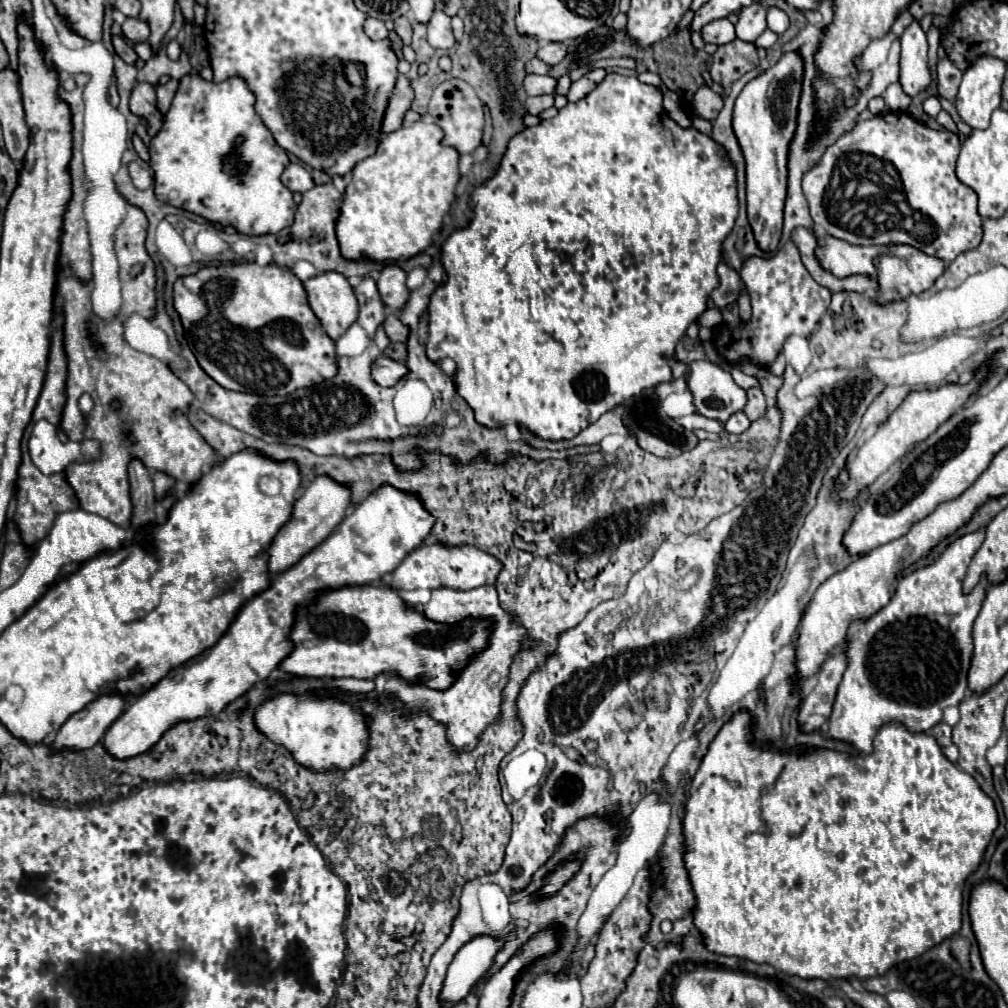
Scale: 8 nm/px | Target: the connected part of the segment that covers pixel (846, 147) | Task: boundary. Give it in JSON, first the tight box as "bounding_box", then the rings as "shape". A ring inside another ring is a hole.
{"bounding_box":[802,111,982,263],"shape":[[[888,111],[888,113],[880,115],[880,117],[872,117],[868,121],[858,121],[852,131],[844,133],[842,137],[838,137],[838,141],[824,151],[824,155],[818,161],[816,167],[812,167],[810,171],[804,173],[802,189],[804,189],[804,195],[806,195],[808,205],[810,205],[812,221],[814,221],[814,225],[824,227],[826,233],[836,235],[838,239],[848,239],[848,243],[856,243],[856,245],[906,243],[906,245],[912,245],[912,247],[928,253],[928,255],[934,255],[934,257],[942,259],[944,263],[950,263],[960,253],[976,249],[980,245],[980,241],[982,241],[982,217],[978,213],[978,195],[968,185],[960,183],[960,179],[956,177],[958,153],[960,153],[960,139],[958,139],[956,133],[952,133],[952,131],[934,131],[934,129],[930,129],[926,125],[920,125],[916,119],[908,117],[906,113],[892,113],[892,111]]]}

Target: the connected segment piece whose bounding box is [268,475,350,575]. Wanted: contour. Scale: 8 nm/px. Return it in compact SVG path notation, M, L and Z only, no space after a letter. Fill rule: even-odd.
M316 477L314 483L306 487L302 497L296 501L294 511L290 521L280 529L280 533L272 539L270 549L268 549L268 573L282 573L296 565L306 553L310 553L314 547L318 547L332 531L336 525L344 519L346 509L350 505L350 491L344 485L338 485L336 481L328 477Z

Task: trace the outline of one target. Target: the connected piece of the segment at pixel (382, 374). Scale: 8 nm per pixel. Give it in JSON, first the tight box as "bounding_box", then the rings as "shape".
{"bounding_box":[372,355,408,387],"shape":[[[380,355],[374,363],[372,363],[372,379],[382,385],[382,387],[392,387],[396,385],[398,379],[402,379],[408,373],[408,369],[404,367],[404,363],[398,363],[394,359],[388,359],[384,355]]]}

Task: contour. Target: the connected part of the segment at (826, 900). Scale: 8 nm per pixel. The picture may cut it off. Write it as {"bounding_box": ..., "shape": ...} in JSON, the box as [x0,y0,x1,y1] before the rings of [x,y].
{"bounding_box":[684,713,998,981],"shape":[[[738,713],[734,715],[722,729],[720,733],[716,735],[716,739],[710,743],[708,747],[708,753],[706,757],[702,759],[698,771],[694,773],[692,781],[690,781],[690,799],[686,803],[686,815],[684,815],[684,835],[686,835],[686,855],[684,855],[684,861],[686,861],[686,867],[688,867],[688,875],[690,875],[690,883],[694,887],[694,893],[696,893],[696,909],[694,909],[694,925],[702,931],[704,935],[704,943],[710,951],[714,953],[720,953],[720,955],[734,955],[734,957],[742,957],[742,959],[750,959],[754,963],[766,963],[766,965],[772,965],[776,967],[778,971],[784,971],[786,975],[796,975],[800,979],[822,979],[822,981],[846,981],[846,979],[860,979],[860,981],[866,981],[866,979],[872,979],[872,977],[882,977],[888,973],[890,967],[902,963],[902,961],[908,961],[908,959],[916,959],[920,957],[924,951],[940,945],[944,939],[952,937],[954,933],[960,931],[962,927],[962,891],[964,891],[964,883],[966,879],[980,867],[982,859],[984,859],[984,853],[986,853],[986,847],[998,827],[998,811],[994,807],[994,801],[976,785],[976,781],[972,779],[972,775],[964,773],[956,763],[950,763],[940,745],[936,743],[936,739],[928,733],[910,733],[906,727],[900,727],[898,723],[888,723],[884,725],[878,735],[874,737],[874,751],[872,755],[856,755],[856,757],[848,757],[848,755],[842,755],[842,753],[834,753],[834,751],[814,751],[814,753],[806,753],[806,755],[796,755],[796,753],[780,753],[780,751],[774,751],[774,749],[760,749],[756,745],[750,743],[752,735],[750,735],[750,717],[748,713]]]}

